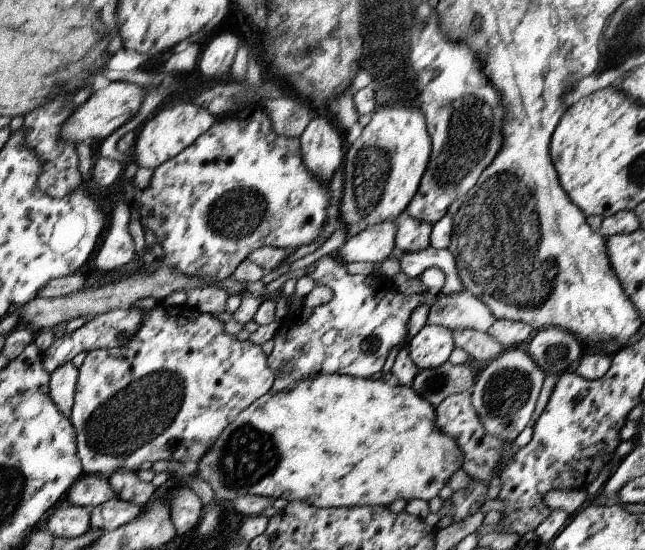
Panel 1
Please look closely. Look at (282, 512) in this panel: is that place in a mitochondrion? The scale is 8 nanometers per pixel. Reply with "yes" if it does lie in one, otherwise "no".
no

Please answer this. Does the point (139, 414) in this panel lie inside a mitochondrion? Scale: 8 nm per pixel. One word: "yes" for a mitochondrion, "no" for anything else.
yes

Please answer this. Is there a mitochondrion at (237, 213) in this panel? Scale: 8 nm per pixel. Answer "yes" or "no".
yes

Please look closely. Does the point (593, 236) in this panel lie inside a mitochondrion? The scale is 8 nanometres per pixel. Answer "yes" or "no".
no

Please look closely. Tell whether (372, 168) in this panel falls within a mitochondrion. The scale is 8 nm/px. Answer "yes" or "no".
yes

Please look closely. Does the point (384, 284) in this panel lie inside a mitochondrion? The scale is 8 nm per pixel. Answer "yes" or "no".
no

